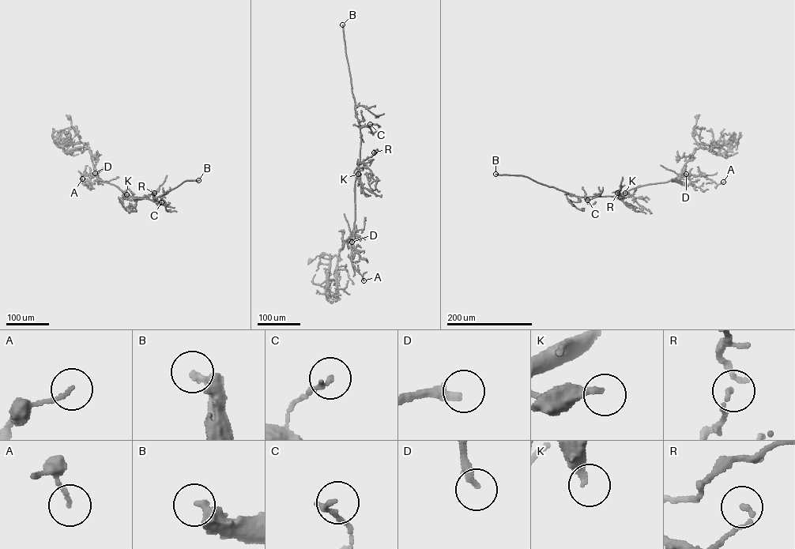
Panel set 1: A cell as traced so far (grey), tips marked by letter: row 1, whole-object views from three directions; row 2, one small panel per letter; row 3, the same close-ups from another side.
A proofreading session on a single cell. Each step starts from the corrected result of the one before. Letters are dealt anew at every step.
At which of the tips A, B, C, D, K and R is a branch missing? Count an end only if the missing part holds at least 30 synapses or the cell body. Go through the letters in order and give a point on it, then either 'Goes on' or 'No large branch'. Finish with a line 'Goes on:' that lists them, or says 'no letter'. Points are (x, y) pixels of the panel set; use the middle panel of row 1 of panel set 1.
A: Place: (363, 280). No large branch
B: Place: (342, 24). Goes on
C: Place: (370, 124). No large branch
D: Place: (352, 242). Goes on
K: Place: (358, 174). Goes on
R: Place: (374, 152). No large branch
Goes on: B, D, K

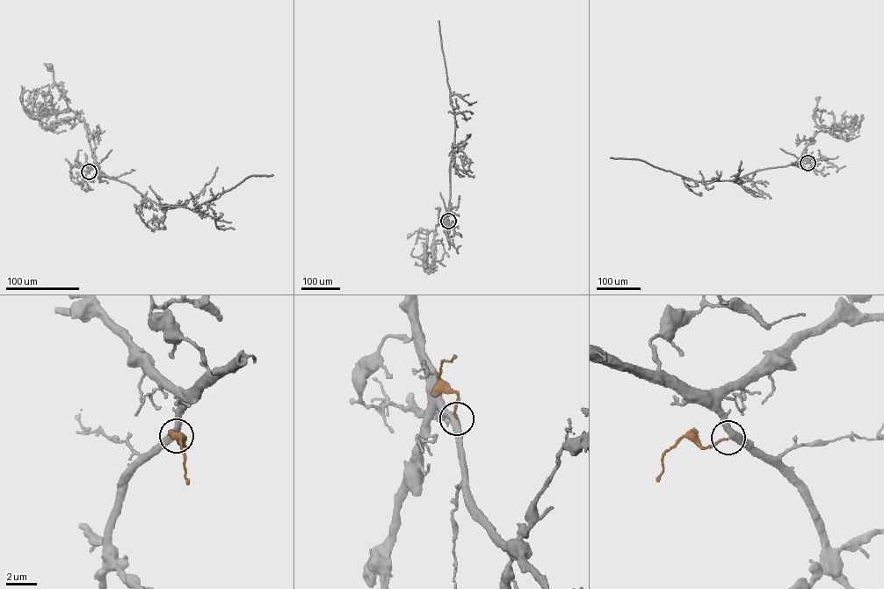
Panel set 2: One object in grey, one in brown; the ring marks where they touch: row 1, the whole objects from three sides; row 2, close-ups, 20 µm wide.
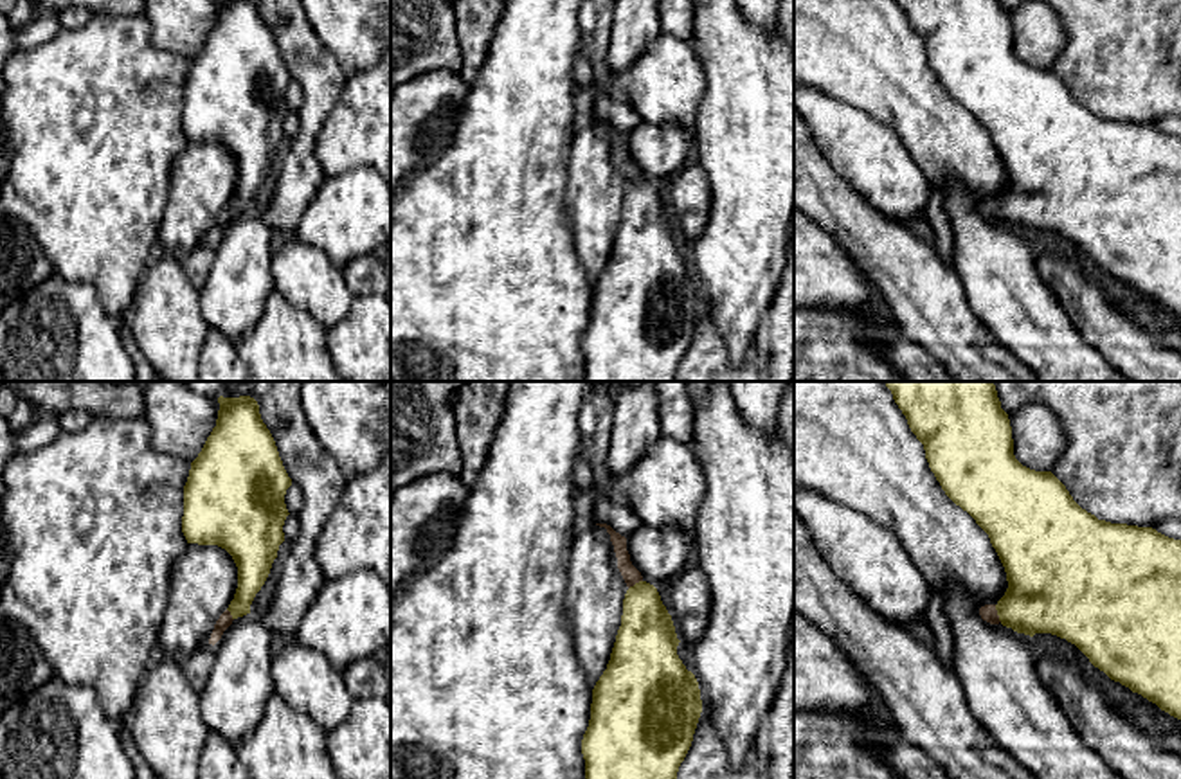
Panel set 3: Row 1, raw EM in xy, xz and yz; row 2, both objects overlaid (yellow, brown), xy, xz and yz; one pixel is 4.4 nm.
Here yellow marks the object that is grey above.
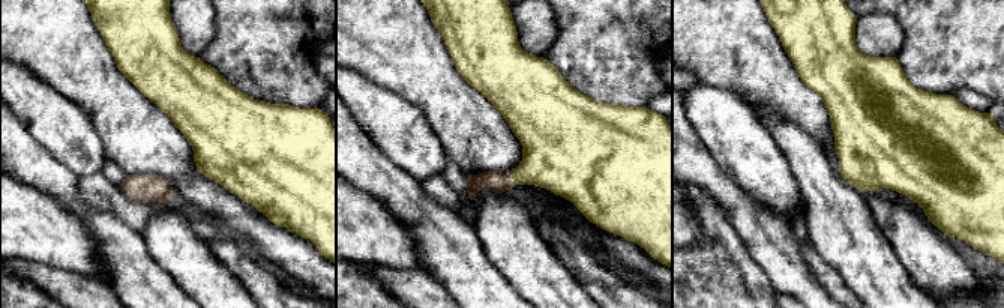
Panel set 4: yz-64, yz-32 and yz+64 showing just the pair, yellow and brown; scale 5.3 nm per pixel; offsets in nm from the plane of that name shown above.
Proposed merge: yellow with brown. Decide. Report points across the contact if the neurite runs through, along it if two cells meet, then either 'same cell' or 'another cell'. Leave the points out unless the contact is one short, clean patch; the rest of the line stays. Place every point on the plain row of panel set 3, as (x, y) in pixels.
way yz (1048, 188), (1028, 204), (998, 211), (987, 209); same cell

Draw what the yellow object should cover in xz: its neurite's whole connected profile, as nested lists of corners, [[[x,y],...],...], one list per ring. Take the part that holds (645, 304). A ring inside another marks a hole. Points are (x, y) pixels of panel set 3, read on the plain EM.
[[[596,121],[596,122],[605,124],[607,130],[610,131],[610,139],[614,142],[614,149],[618,155],[618,166],[619,166],[628,187],[623,196],[621,223],[616,232],[610,257],[607,261],[607,266],[603,268],[603,272],[600,273],[600,277],[596,279],[596,282],[592,286],[590,317],[589,317],[589,324],[587,324],[583,336],[581,336],[581,351],[585,356],[585,376],[587,376],[587,381],[675,381],[679,363],[684,358],[684,354],[691,344],[693,331],[695,331],[695,326],[697,326],[697,320],[699,320],[699,315],[702,309],[699,279],[697,279],[695,272],[691,268],[688,268],[686,263],[682,261],[682,257],[679,255],[677,243],[681,237],[677,236],[672,212],[668,210],[666,203],[663,201],[657,185],[654,182],[646,180],[643,176],[641,169],[632,162],[630,151],[627,148],[627,135],[621,133],[619,130],[616,130],[607,121]]]

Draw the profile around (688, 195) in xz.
[[[695,160],[670,178],[666,207],[681,239],[693,241],[704,232],[711,212],[711,187],[706,171]]]

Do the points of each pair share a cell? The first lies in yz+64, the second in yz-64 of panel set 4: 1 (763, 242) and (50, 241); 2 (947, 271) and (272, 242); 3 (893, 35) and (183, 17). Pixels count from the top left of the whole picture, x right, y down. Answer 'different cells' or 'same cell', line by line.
1: different cells
2: different cells
3: same cell

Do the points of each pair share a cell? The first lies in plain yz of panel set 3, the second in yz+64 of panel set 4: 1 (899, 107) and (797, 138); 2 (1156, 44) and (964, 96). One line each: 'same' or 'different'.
1: different
2: different

